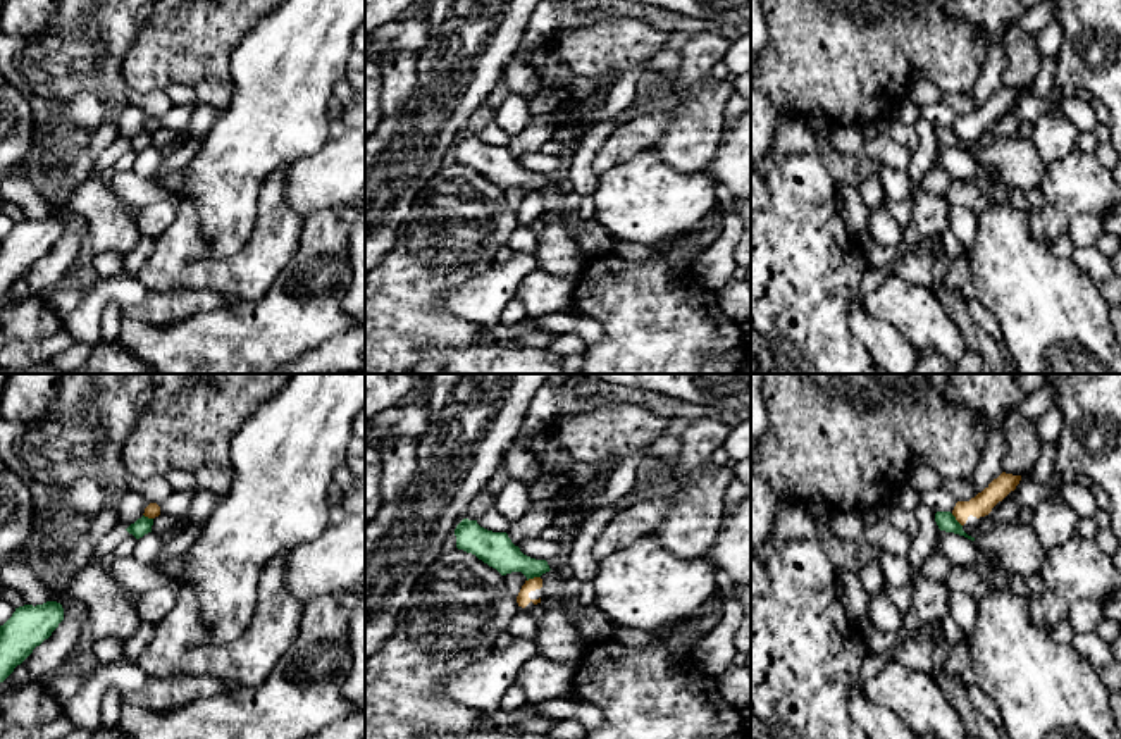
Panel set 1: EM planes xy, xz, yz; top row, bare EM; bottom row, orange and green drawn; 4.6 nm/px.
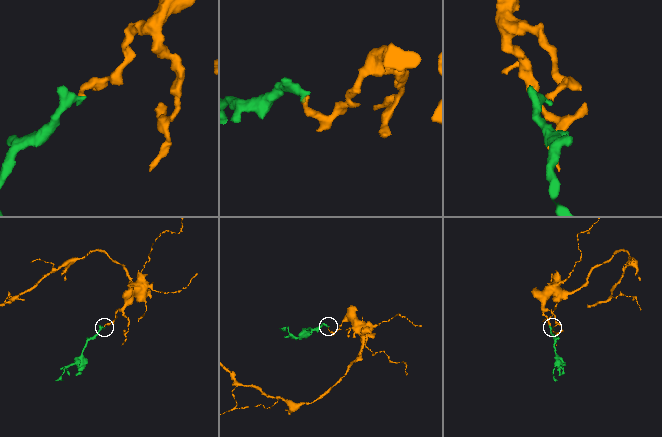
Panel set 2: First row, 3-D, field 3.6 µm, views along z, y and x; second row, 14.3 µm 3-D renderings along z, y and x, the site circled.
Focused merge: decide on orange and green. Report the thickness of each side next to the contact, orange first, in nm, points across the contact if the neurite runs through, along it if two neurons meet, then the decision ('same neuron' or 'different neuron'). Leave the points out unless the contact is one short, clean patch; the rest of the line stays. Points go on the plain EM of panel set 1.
calibres 60 and 160 nm; border xz (539, 190), (527, 195); different neuron

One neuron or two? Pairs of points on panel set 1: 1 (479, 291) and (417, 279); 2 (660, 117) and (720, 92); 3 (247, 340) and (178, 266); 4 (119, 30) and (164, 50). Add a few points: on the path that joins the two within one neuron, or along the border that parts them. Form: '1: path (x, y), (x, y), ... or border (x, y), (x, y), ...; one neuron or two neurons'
1: border (493, 266), (448, 290), (438, 307); two neurons
2: border (667, 111), (667, 128), (653, 147); two neurons
3: border (269, 288), (255, 300), (235, 300), (231, 304); two neurons
4: border (148, 18), (140, 26), (124, 57), (121, 74); two neurons

